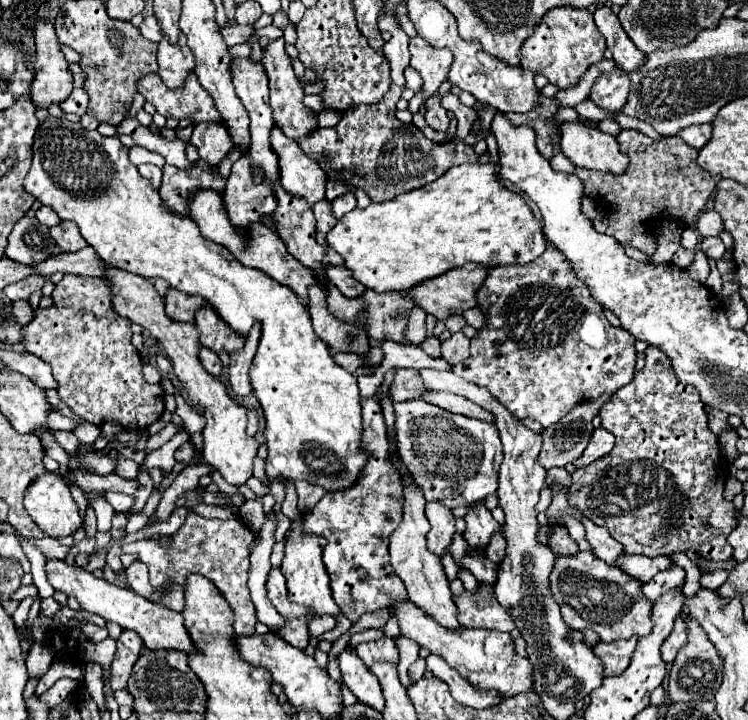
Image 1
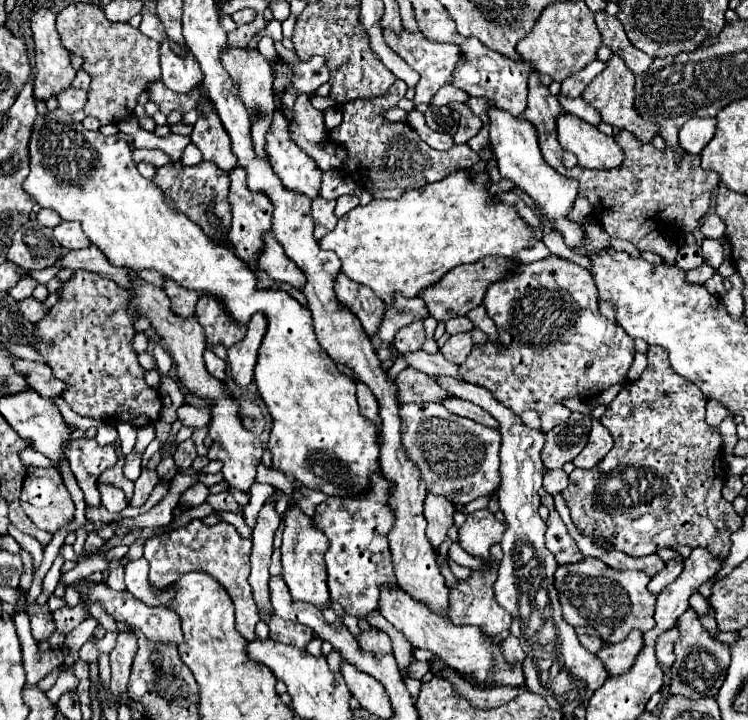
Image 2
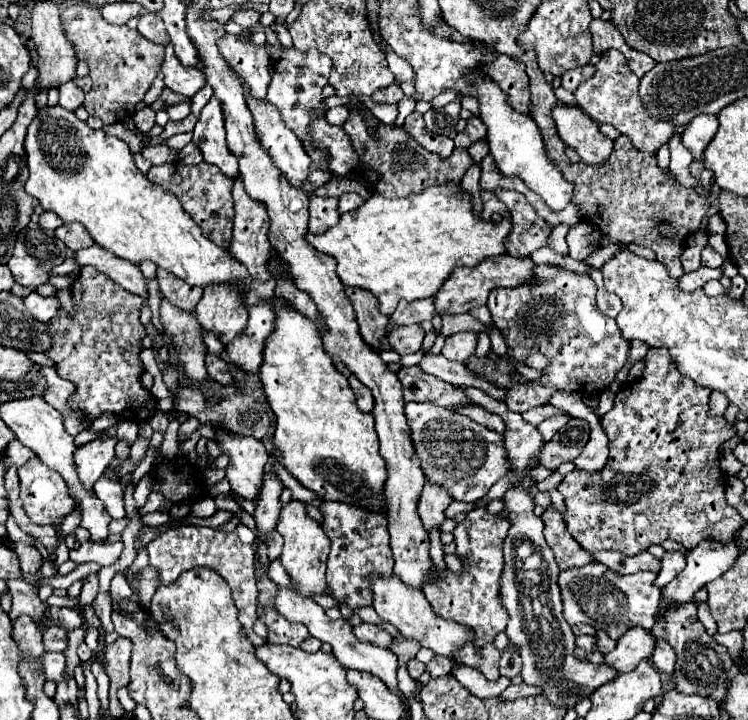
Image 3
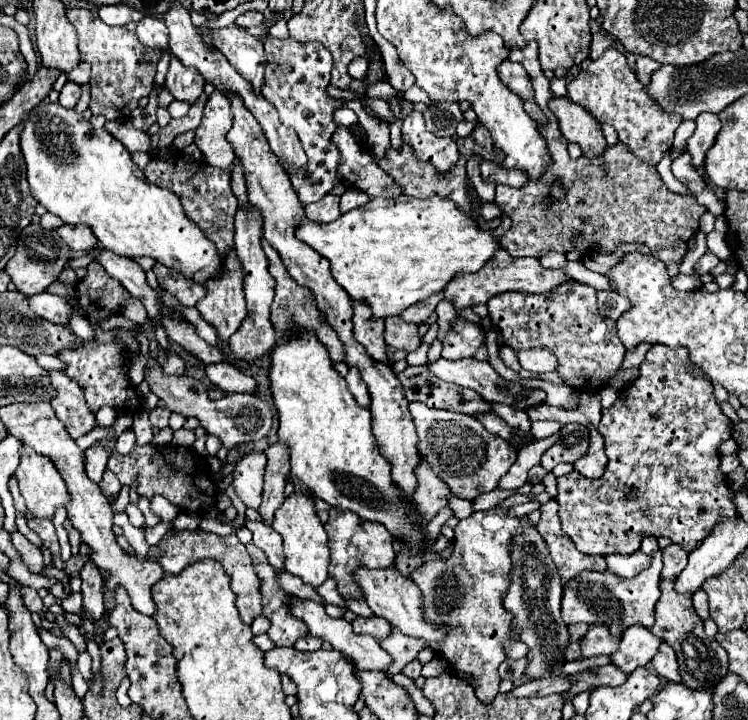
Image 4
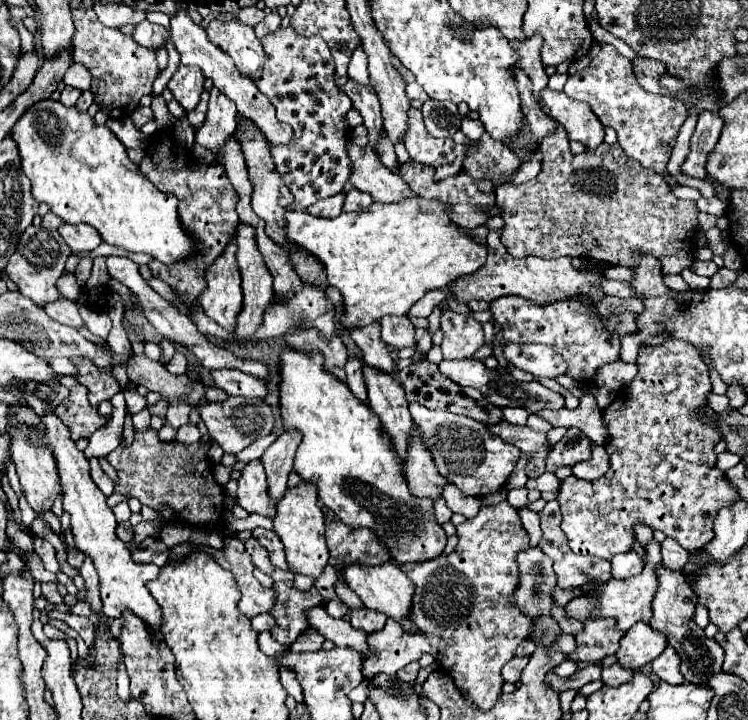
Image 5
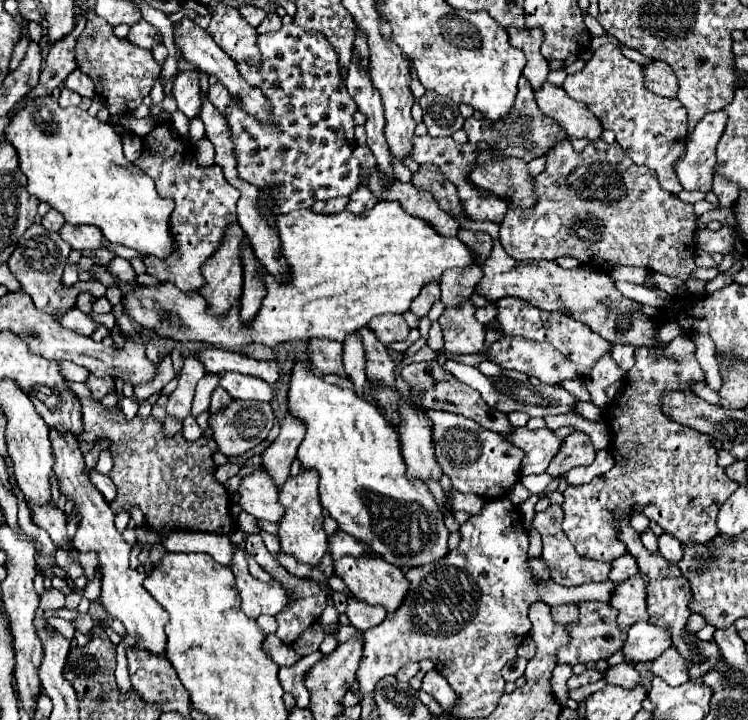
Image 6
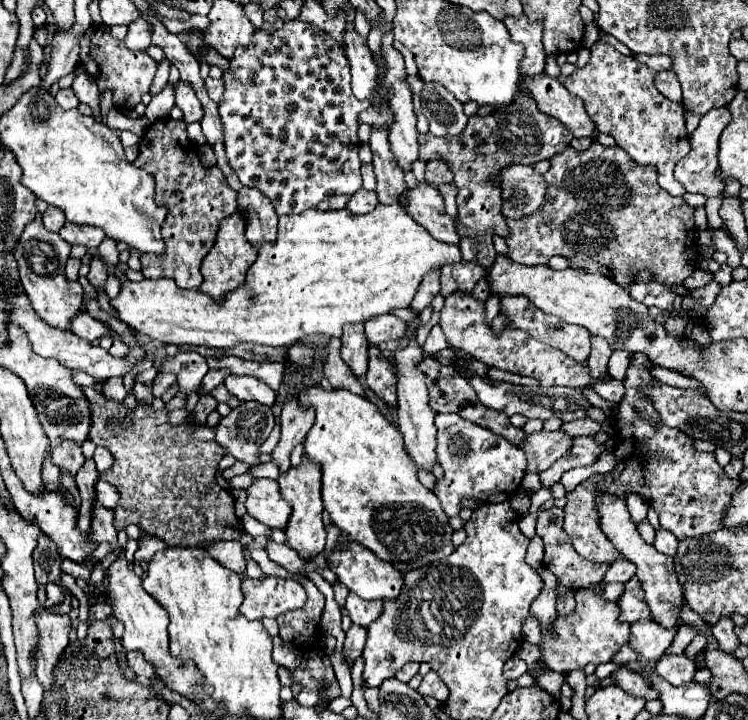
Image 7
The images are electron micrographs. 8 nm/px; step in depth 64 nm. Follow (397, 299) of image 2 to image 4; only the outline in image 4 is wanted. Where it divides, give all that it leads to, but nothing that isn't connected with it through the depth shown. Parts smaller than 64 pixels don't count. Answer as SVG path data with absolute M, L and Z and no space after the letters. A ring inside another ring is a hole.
M432 294L428 300L420 302L420 304L412 304L412 308L406 308L400 318L404 322L414 322L414 324L420 324L420 322L426 322L428 316L434 312L436 304L442 300L442 294Z

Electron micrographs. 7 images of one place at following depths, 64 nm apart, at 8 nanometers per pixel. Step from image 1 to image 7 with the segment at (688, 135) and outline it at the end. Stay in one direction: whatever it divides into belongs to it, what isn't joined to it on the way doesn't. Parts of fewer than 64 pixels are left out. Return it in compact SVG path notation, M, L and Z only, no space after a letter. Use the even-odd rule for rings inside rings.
M712 108L712 112L704 114L700 118L698 128L690 134L690 152L676 164L674 176L676 180L686 188L686 192L700 192L704 196L720 196L722 194L722 180L716 176L716 168L718 168L718 138L722 134L722 130L728 126L730 122L730 112L728 108Z

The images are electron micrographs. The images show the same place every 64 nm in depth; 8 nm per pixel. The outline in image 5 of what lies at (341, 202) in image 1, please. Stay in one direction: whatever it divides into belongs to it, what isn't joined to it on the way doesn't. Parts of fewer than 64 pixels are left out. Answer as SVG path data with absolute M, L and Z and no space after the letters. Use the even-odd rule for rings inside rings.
M352 188L350 192L346 192L346 200L344 200L344 212L358 212L358 210L364 210L372 204L374 200L366 194L366 192L360 192L356 188Z

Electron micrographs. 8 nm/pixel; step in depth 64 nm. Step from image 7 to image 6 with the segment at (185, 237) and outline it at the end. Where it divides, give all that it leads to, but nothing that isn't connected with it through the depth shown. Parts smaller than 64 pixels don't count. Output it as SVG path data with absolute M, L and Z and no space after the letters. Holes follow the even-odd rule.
M158 124L142 140L142 148L144 154L134 164L156 182L160 196L170 196L176 202L170 218L170 226L176 236L176 250L166 260L152 256L144 258L146 272L162 282L176 284L182 292L198 292L204 286L204 262L220 248L228 226L236 222L236 202L240 192L236 192L236 188L224 180L216 164L206 168L198 166L192 146L188 154L188 146L176 138L172 126Z

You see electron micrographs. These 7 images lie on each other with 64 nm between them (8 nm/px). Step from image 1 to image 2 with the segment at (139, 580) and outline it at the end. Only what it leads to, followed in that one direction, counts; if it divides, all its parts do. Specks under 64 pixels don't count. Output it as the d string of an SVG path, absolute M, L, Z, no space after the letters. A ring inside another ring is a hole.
M144 558L126 564L126 590L148 606L170 606L176 596L174 586L156 590L156 586L148 582L148 562Z

